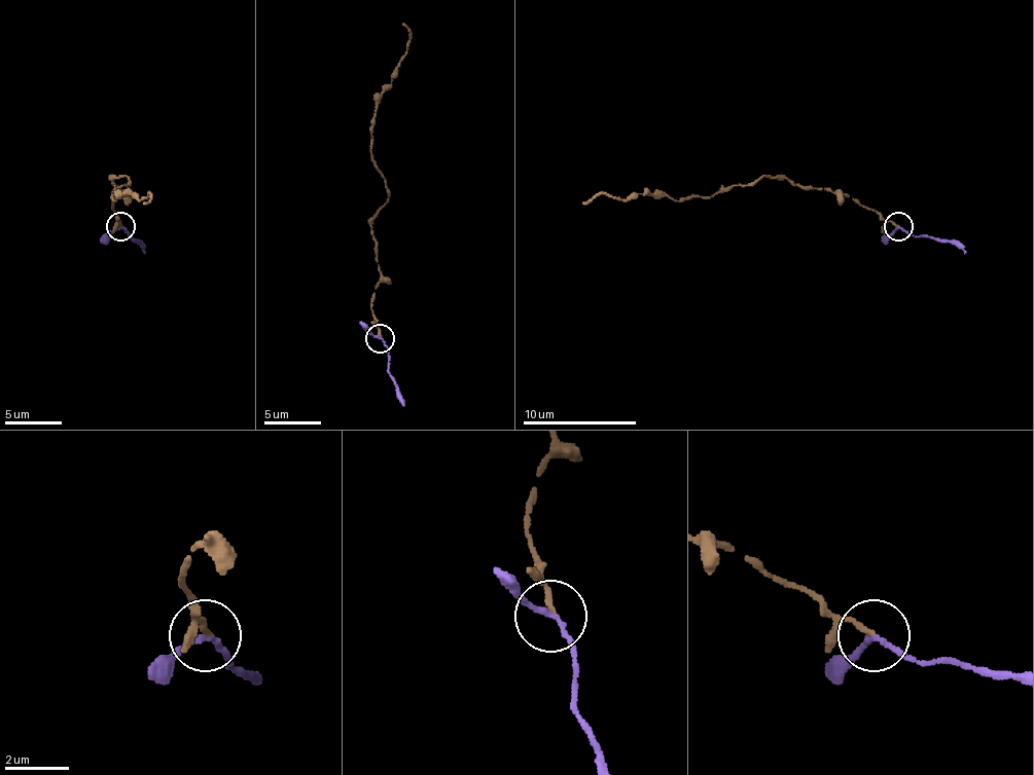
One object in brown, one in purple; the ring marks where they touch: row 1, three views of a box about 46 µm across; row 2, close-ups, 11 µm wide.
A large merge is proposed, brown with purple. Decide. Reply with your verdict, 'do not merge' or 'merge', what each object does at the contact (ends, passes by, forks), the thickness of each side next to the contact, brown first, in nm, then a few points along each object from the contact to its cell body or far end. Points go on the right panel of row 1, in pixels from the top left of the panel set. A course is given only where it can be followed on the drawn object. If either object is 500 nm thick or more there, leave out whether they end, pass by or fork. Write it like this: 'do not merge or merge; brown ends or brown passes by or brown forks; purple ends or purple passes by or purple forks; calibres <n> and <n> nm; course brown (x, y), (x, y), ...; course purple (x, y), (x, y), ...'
merge; brown ends; purple passes by; calibres 180 and 160 nm; course brown (898, 226), (844, 194), (800, 189), (786, 177), (715, 194), (620, 200), (595, 194), (583, 203); course purple (898, 226), (910, 234), (955, 243), (963, 254)

